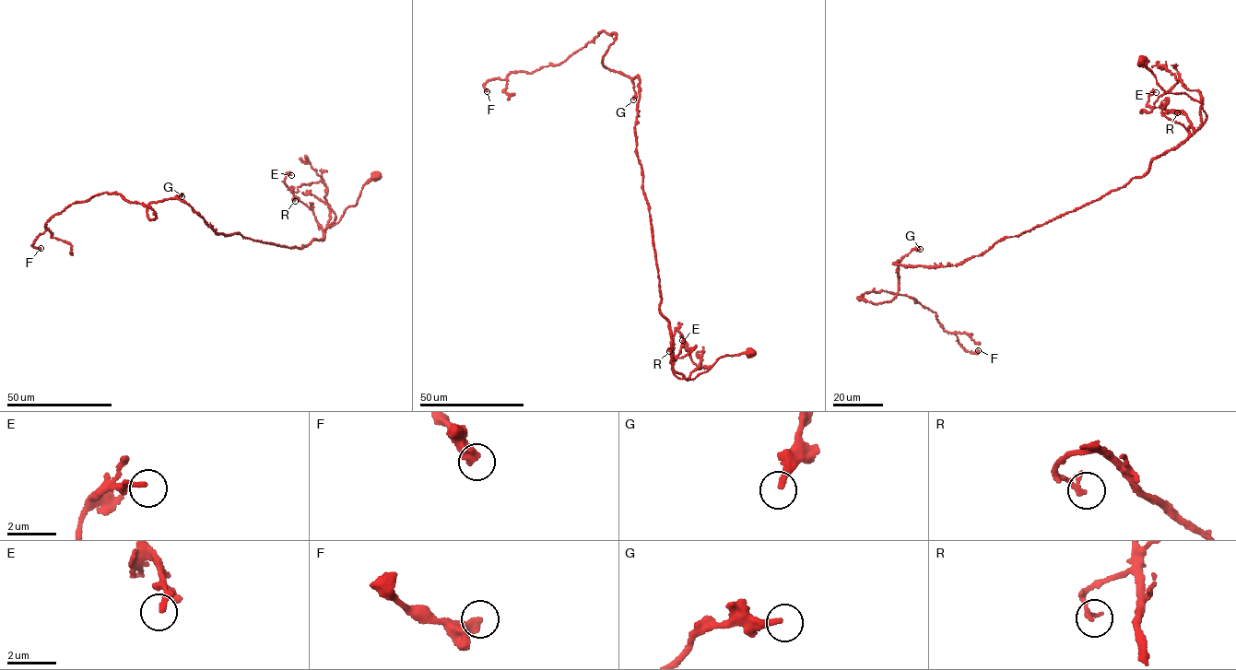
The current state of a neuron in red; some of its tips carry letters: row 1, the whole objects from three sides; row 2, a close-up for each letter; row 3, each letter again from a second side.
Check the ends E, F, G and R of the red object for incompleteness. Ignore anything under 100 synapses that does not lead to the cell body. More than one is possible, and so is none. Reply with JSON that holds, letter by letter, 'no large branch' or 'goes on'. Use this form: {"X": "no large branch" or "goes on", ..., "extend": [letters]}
{"E": "no large branch", "F": "no large branch", "G": "goes on", "R": "no large branch", "extend": ["G"]}

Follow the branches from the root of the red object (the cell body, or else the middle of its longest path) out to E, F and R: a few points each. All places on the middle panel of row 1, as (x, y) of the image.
E: (749, 352), (723, 356), (707, 370), (681, 379), (672, 367), (676, 329), (682, 340)
F: (749, 352), (692, 379), (673, 372), (636, 150), (639, 78), (601, 62), (616, 34), (487, 91)
R: (749, 352), (723, 356), (707, 370), (681, 379), (672, 367), (673, 347), (669, 351)

